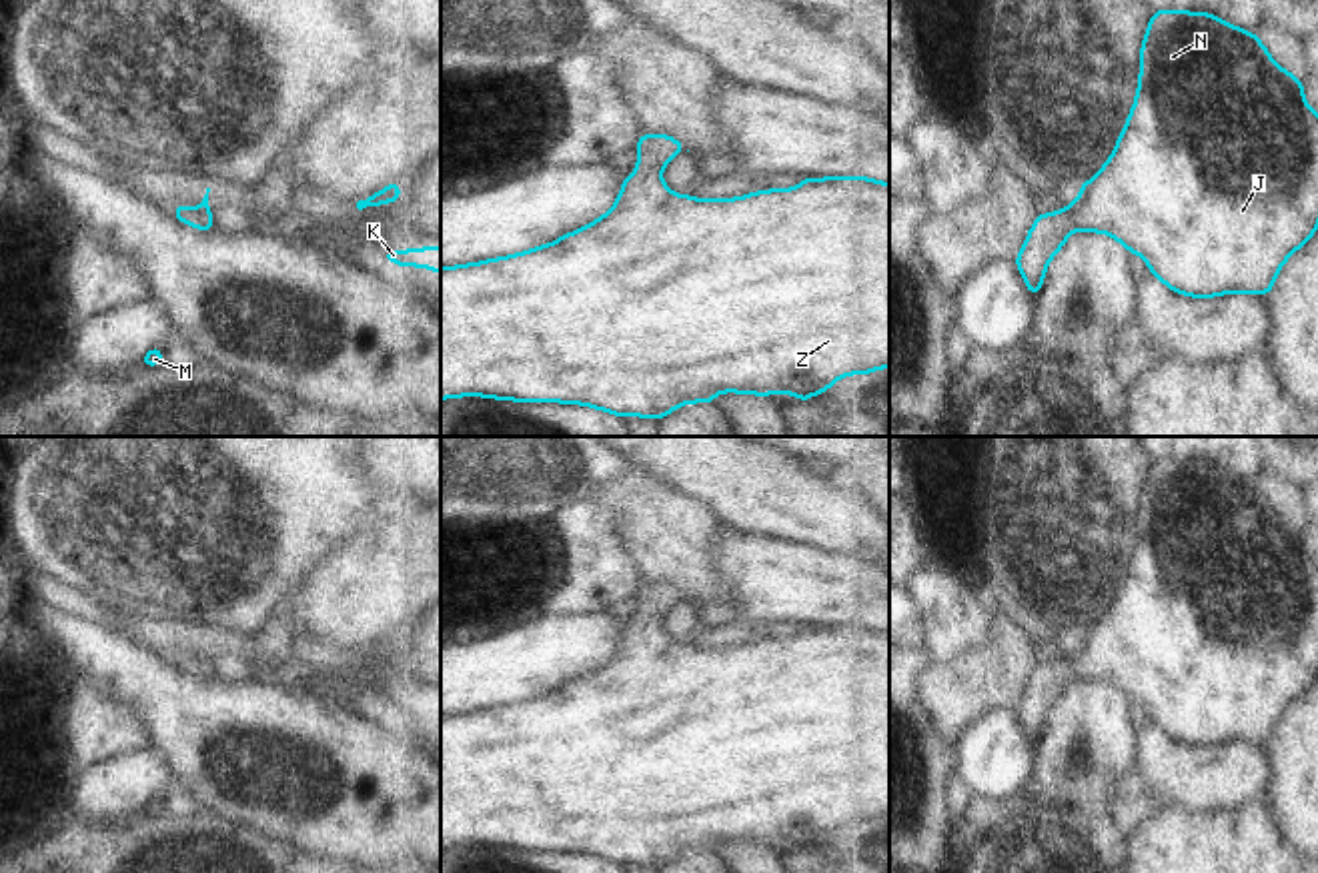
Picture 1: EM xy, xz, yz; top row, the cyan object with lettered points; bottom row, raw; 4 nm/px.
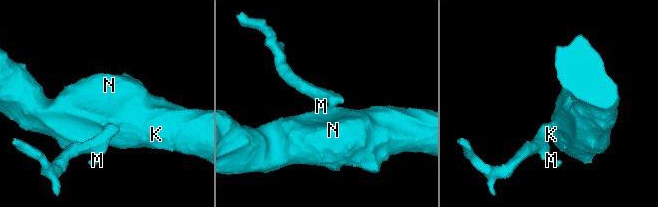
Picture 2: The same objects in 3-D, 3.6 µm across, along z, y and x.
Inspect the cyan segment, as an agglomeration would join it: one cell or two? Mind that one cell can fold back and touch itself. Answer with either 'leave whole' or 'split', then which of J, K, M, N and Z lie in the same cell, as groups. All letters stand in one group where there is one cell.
leave whole; groups J K M N Z

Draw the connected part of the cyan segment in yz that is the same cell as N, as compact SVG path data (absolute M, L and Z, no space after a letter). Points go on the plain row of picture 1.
M1154 461L1142 491L1140 535L1136 539L1134 557L1128 563L1128 571L1120 581L1112 605L1106 609L1094 629L1082 631L1082 641L1068 657L1050 663L1038 663L1022 701L1016 705L1016 713L1034 747L1044 733L1044 723L1050 709L1078 677L1084 681L1110 683L1132 703L1140 703L1148 711L1150 721L1178 743L1210 747L1230 741L1252 741L1266 745L1272 739L1272 731L1276 729L1288 705L1302 697L1318 677L1318 563L1304 549L1302 529L1280 517L1254 481L1226 473L1218 465L1210 465L1206 461Z

